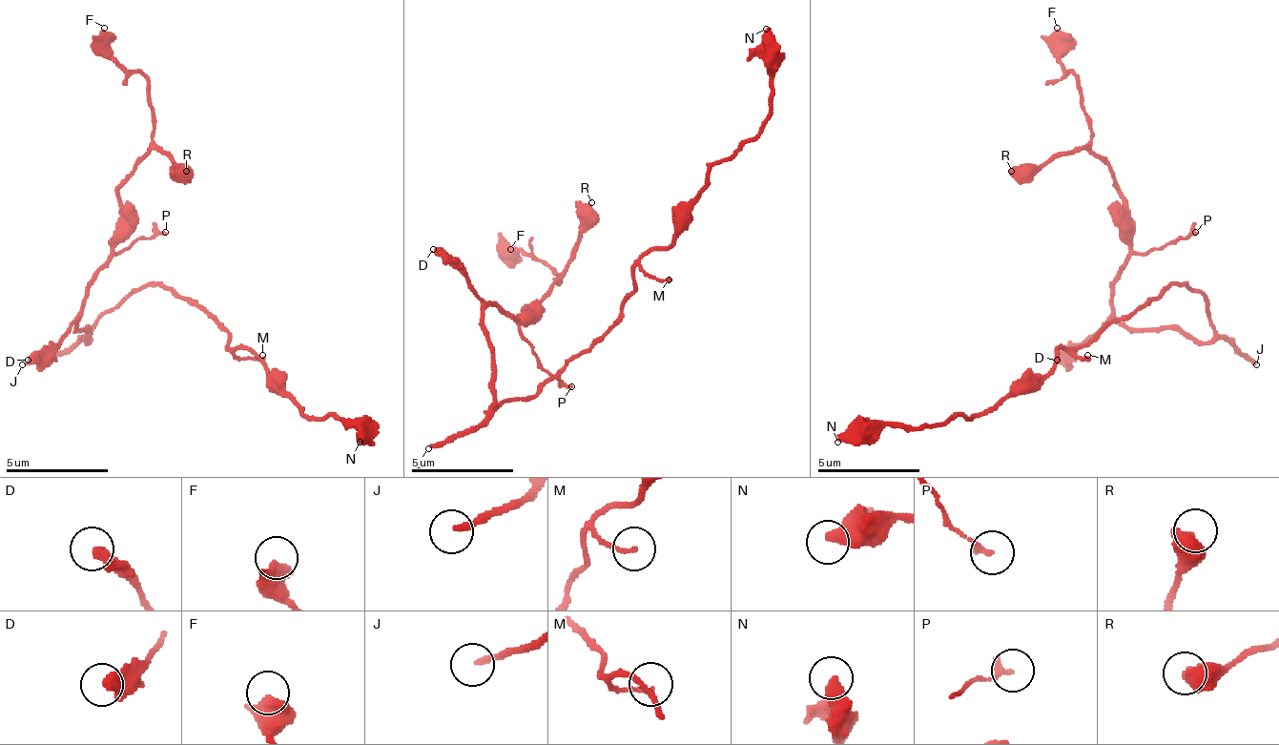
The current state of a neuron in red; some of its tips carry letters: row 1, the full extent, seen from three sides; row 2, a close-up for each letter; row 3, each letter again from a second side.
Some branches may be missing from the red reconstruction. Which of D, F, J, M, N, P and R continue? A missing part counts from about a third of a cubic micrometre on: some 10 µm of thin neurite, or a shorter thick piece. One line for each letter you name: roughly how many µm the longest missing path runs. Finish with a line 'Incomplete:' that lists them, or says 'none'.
J: 160 µm
Incomplete: J

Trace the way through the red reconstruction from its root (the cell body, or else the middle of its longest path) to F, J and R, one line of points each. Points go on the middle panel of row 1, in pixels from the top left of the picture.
F: (530, 397), (495, 402), (484, 310), (495, 305), (526, 320), (556, 274), (510, 249)
J: (530, 397), (510, 397), (500, 402), (474, 427), (464, 427), (428, 448)
R: (530, 397), (495, 402), (484, 310), (495, 305), (526, 320), (556, 284), (591, 202)

